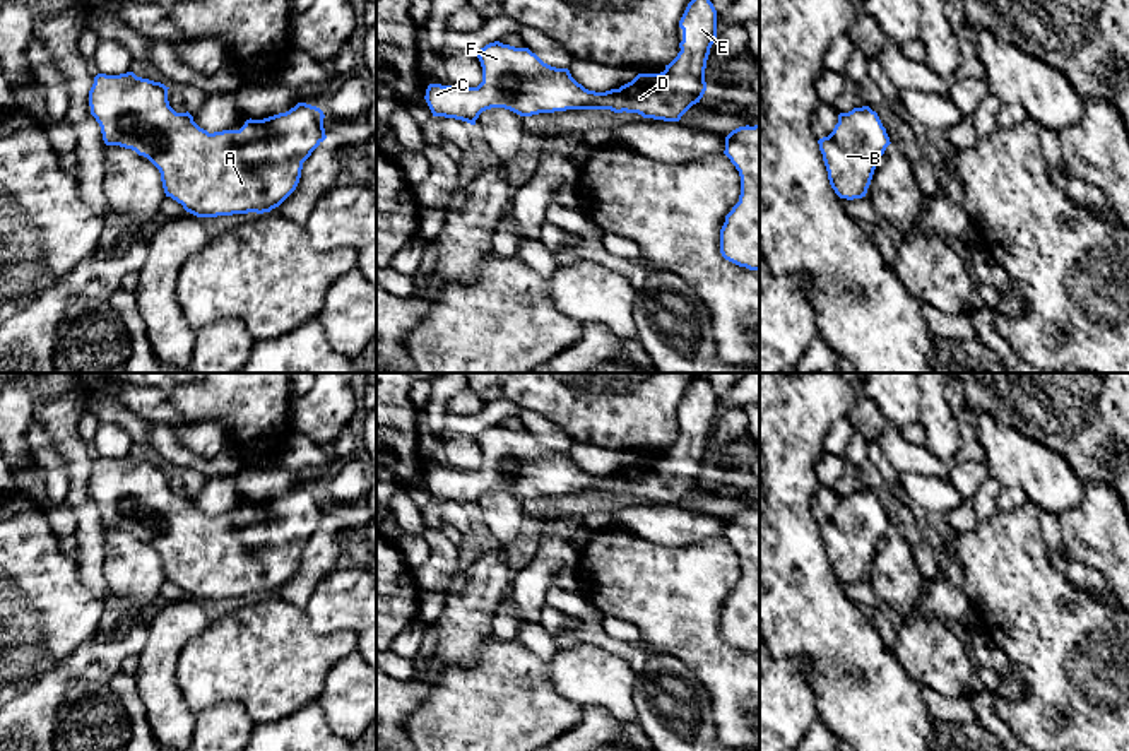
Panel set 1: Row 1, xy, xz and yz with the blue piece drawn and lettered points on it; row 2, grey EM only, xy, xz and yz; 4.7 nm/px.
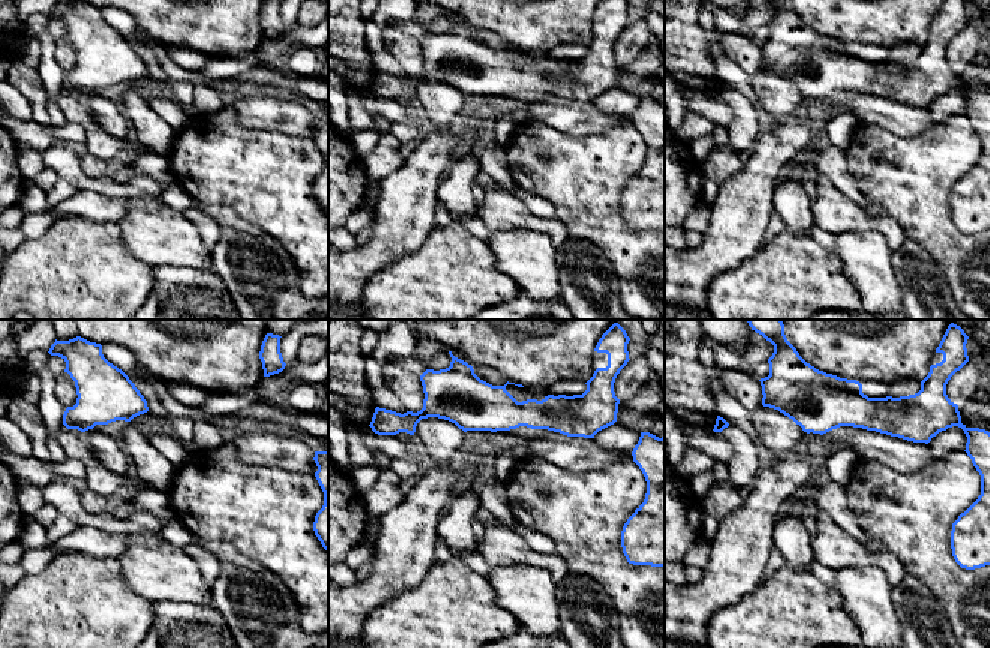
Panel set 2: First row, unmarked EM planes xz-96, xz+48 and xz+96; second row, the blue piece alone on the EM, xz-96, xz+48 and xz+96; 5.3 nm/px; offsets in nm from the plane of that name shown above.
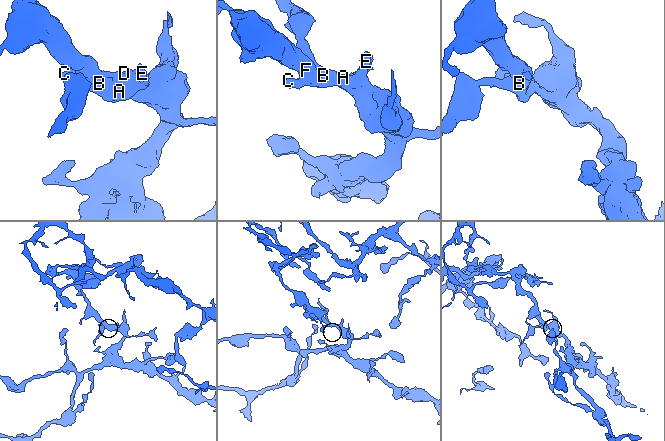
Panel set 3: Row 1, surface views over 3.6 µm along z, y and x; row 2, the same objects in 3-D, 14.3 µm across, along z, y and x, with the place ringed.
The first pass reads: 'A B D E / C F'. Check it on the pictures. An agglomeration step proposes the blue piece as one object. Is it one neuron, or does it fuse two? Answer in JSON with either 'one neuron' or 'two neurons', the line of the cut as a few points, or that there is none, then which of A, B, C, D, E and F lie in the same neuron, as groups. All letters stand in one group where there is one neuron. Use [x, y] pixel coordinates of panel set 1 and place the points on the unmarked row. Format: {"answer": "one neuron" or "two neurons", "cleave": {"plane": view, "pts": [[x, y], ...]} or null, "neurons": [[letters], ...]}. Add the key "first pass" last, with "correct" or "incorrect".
{"answer": "one neuron", "cleave": null, "neurons": [["A", "B", "C", "D", "E", "F"]], "first pass": "incorrect"}

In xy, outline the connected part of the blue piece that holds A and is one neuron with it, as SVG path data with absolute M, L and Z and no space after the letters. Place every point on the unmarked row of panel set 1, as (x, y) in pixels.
M98 457L89 474L91 498L101 510L106 529L120 529L147 541L161 556L166 580L197 600L270 595L298 570L303 546L327 522L323 494L298 486L286 496L246 503L239 513L209 517L193 500L176 496L161 465L137 460Z

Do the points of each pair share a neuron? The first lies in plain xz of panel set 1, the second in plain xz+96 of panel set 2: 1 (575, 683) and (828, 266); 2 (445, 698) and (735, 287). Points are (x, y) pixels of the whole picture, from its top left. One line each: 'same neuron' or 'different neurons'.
1: different neurons
2: same neuron

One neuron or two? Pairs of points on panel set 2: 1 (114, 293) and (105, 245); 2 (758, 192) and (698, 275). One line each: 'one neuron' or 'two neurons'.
1: one neuron
2: one neuron

